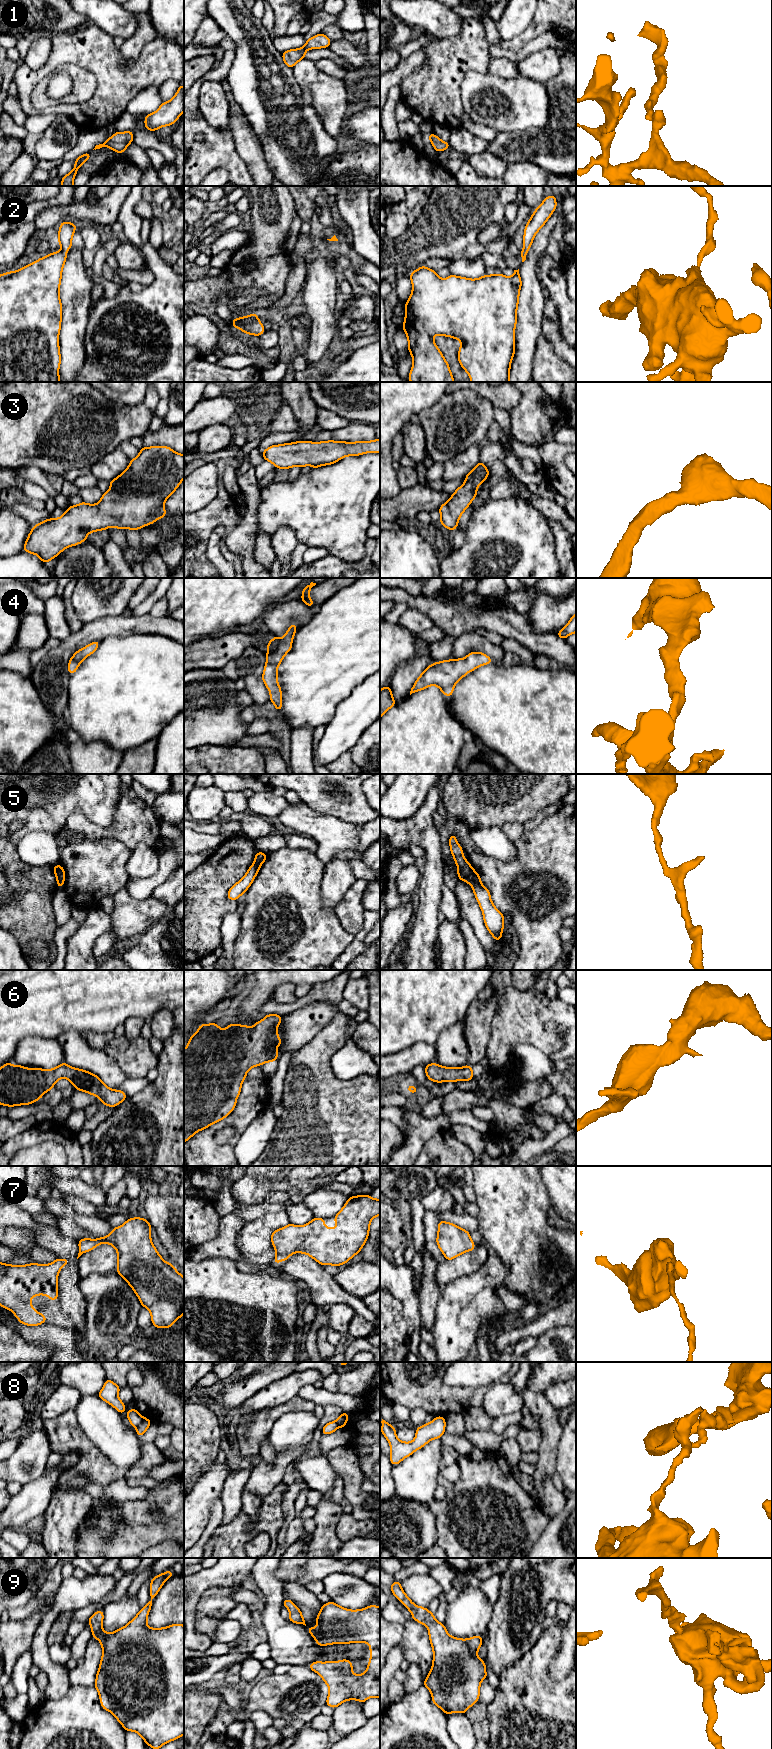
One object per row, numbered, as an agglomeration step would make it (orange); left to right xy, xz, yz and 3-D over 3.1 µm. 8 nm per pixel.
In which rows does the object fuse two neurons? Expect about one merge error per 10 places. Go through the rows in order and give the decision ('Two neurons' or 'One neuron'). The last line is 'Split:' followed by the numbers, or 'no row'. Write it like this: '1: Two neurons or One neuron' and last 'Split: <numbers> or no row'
1: One neuron
2: One neuron
3: One neuron
4: One neuron
5: One neuron
6: One neuron
7: One neuron
8: Two neurons
9: One neuron
Split: 8

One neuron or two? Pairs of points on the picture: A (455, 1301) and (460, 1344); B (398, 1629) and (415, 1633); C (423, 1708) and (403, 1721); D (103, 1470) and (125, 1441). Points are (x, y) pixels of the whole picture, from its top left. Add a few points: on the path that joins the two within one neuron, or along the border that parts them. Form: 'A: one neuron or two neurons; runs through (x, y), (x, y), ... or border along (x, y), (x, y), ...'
A: one neuron; runs through (456, 1312), (456, 1333)
B: two neurons; border along (403, 1625), (403, 1637), (398, 1643)
C: one neuron; runs through (418, 1713), (408, 1721)
D: two neurons; border along (93, 1444), (112, 1463), (126, 1471)

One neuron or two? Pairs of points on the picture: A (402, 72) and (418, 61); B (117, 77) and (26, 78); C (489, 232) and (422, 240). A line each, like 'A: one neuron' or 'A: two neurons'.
A: one neuron
B: one neuron
C: two neurons

